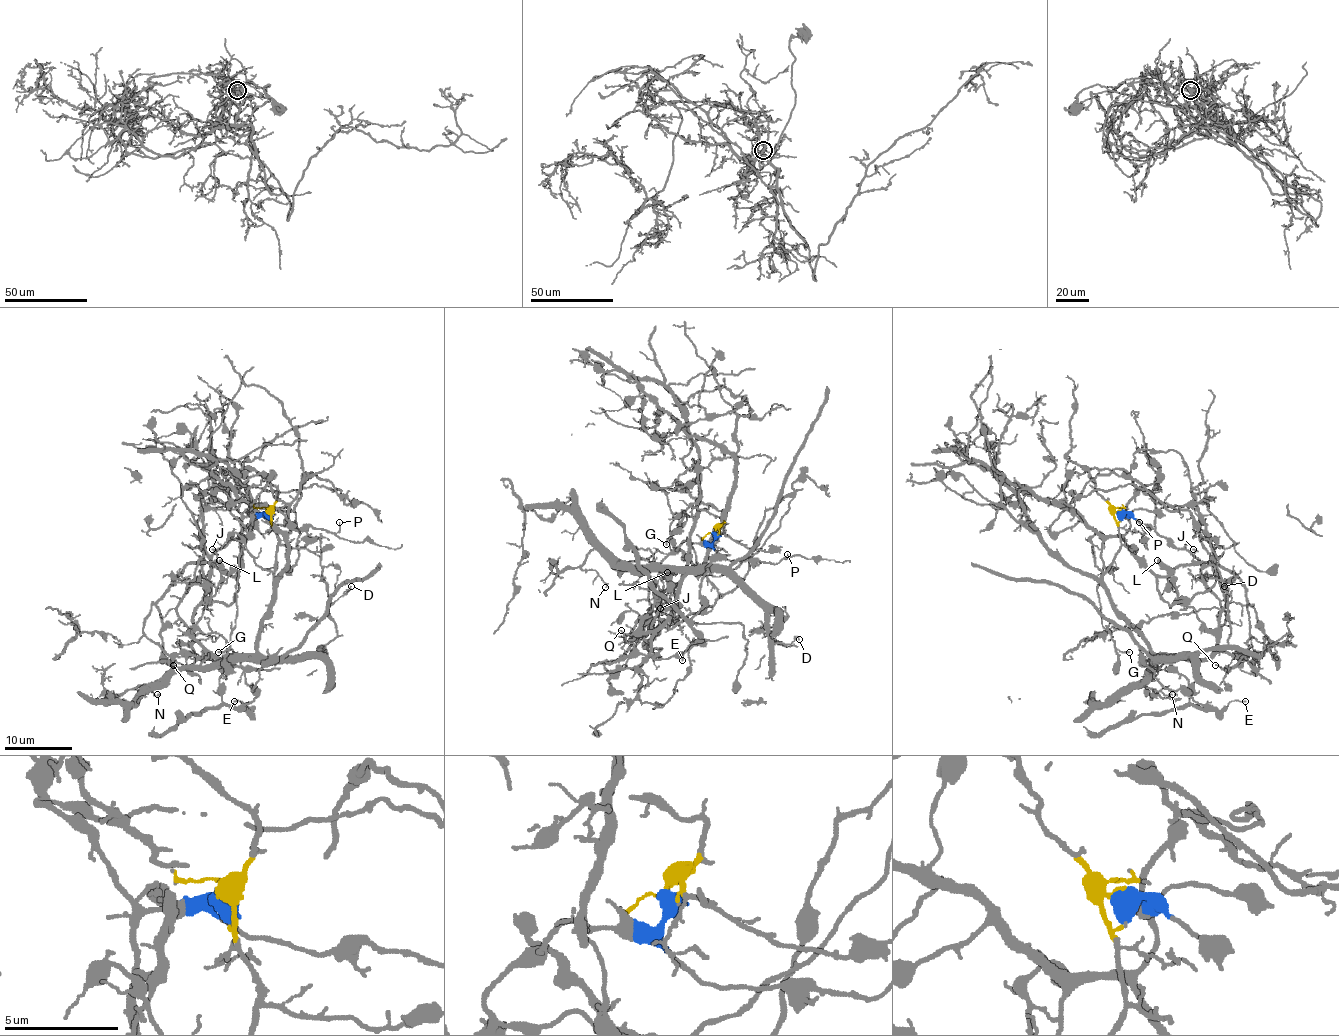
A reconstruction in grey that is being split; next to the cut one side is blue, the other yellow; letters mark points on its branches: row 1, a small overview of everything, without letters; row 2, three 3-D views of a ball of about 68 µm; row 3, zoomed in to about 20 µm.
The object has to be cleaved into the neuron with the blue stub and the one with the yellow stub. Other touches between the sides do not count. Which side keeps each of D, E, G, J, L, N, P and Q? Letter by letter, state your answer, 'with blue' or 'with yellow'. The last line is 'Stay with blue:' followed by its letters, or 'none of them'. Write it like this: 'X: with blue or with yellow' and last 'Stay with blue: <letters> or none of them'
D: with yellow
E: with yellow
G: with blue
J: with blue
L: with blue
N: with yellow
P: with blue
Q: with blue
Stay with blue: G, J, L, P, Q

